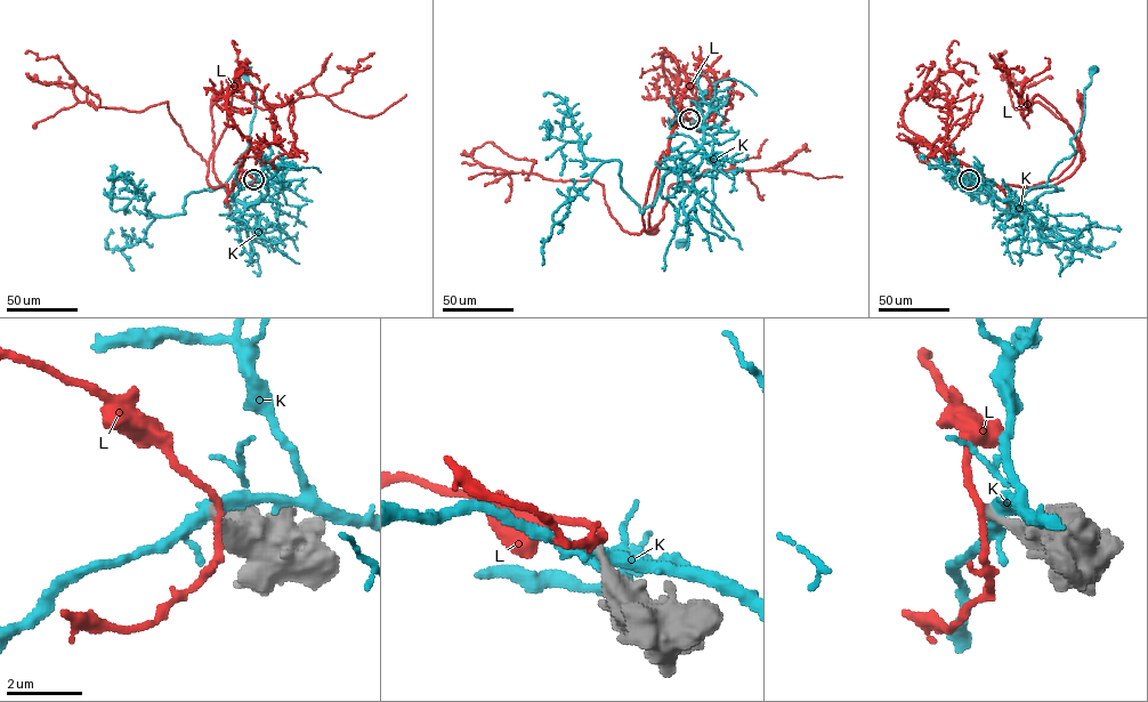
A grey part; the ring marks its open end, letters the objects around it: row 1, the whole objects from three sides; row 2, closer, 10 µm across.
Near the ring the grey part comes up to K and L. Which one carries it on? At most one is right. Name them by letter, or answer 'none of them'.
none of them

